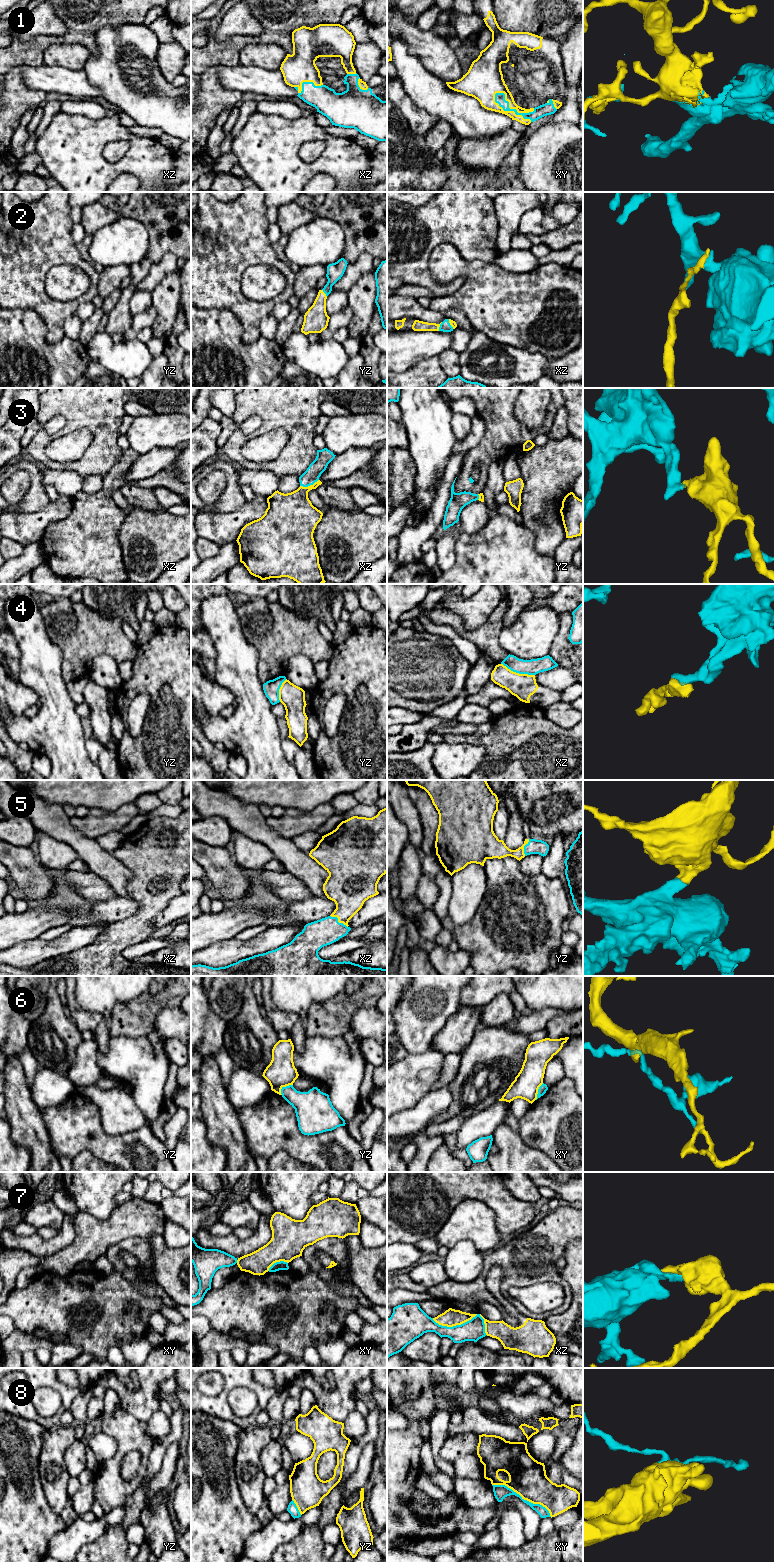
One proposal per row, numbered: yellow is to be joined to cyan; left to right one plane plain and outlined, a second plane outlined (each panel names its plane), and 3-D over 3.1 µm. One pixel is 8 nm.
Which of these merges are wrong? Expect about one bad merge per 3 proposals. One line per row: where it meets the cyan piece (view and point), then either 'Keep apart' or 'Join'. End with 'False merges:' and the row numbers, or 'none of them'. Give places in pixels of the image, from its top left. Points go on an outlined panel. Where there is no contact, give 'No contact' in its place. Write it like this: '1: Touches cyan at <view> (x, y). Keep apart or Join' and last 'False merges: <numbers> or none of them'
1: Touches cyan at xy (510, 110). Join
2: Touches cyan at xz (440, 326). Join
3: Touches cyan at xz (309, 485). Join
4: Touches cyan at xz (518, 672). Keep apart
5: Touches cyan at xz (337, 921). Join
6: Touches cyan at yz (284, 1087). Keep apart
7: Touches cyan at xz (454, 1326). Keep apart
8: Touches cyan at xy (523, 1499). Keep apart
False merges: 4, 6, 7, 8

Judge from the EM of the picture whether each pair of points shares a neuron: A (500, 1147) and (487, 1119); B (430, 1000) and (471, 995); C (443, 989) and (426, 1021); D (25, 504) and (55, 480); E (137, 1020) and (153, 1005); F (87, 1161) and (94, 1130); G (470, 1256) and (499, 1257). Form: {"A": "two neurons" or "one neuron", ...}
{"A": "two neurons", "B": "two neurons", "C": "one neuron", "D": "two neurons", "E": "one neuron", "F": "two neurons", "G": "two neurons"}

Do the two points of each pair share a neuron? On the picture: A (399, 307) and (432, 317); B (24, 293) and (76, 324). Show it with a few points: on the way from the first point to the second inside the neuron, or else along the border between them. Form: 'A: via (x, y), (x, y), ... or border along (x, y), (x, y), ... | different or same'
A: via (407, 309), (424, 315) | same
B: border along (75, 313), (65, 320), (63, 335) | different

